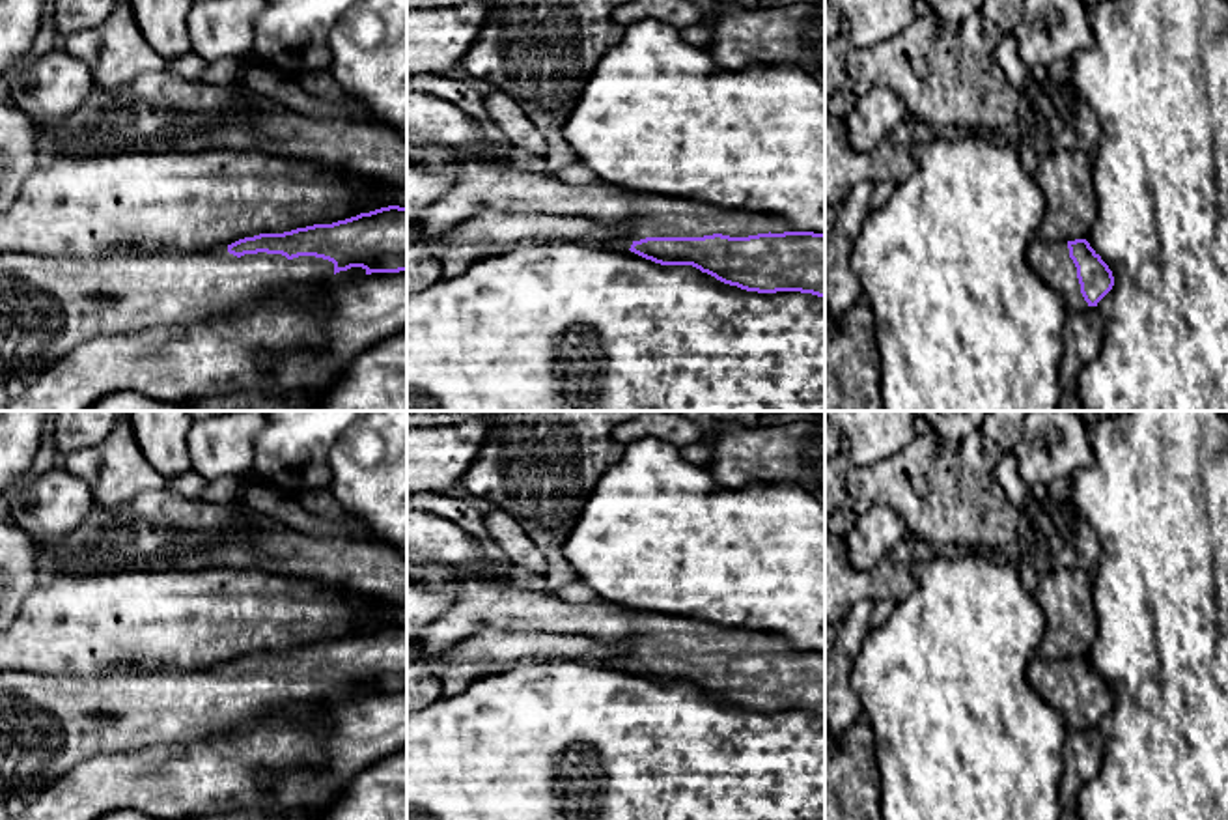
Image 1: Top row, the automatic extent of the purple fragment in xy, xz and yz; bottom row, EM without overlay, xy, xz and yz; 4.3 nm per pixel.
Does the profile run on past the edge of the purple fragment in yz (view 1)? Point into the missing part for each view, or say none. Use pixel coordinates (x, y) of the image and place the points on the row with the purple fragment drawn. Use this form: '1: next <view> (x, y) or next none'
1: next yz (1051, 260)

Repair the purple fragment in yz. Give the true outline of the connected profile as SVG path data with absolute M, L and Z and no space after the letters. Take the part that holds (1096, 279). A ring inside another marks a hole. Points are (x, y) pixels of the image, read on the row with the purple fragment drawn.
M1036 237L1028 263L1064 297L1068 314L1097 306L1114 286L1112 271L1086 239L1062 243Z

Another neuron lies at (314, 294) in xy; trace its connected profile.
M351 267L347 271L340 271L332 275L330 280L325 282L286 282L280 288L276 288L267 299L267 304L310 304L317 310L319 316L327 314L328 297L327 290L340 278L356 278L366 275L366 269L362 267Z

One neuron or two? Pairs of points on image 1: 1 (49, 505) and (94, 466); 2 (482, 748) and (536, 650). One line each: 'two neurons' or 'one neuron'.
1: two neurons
2: two neurons

